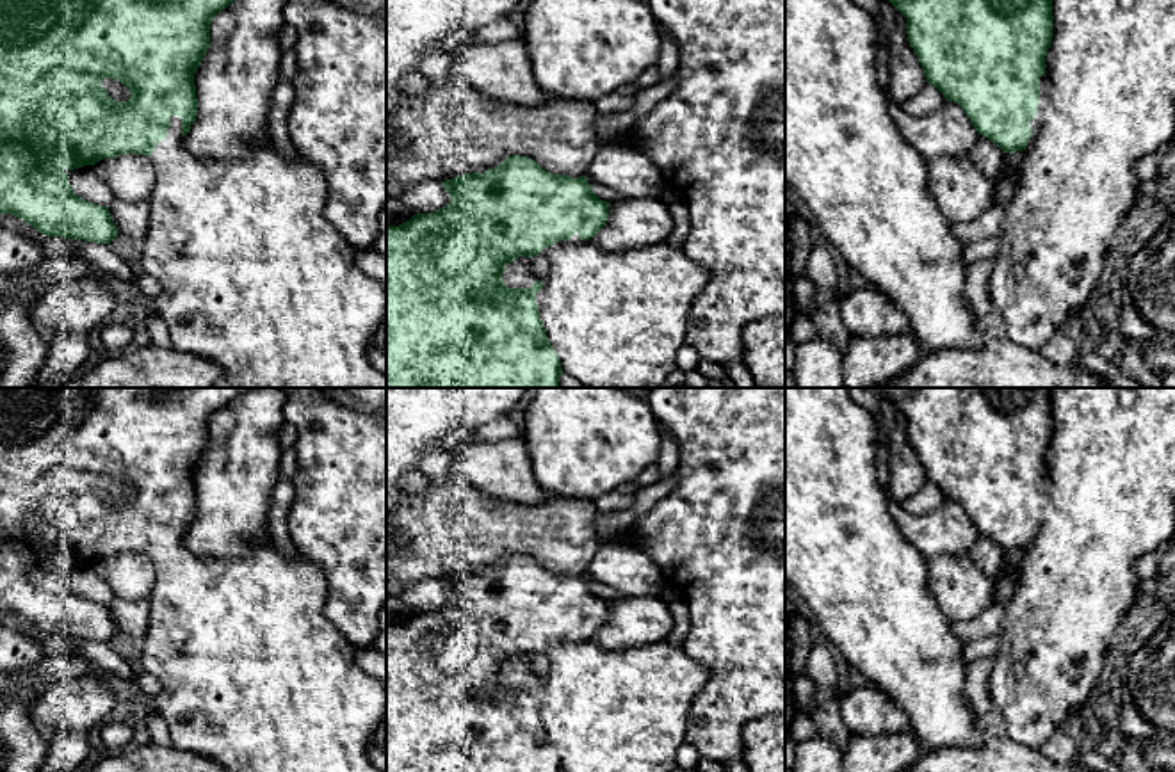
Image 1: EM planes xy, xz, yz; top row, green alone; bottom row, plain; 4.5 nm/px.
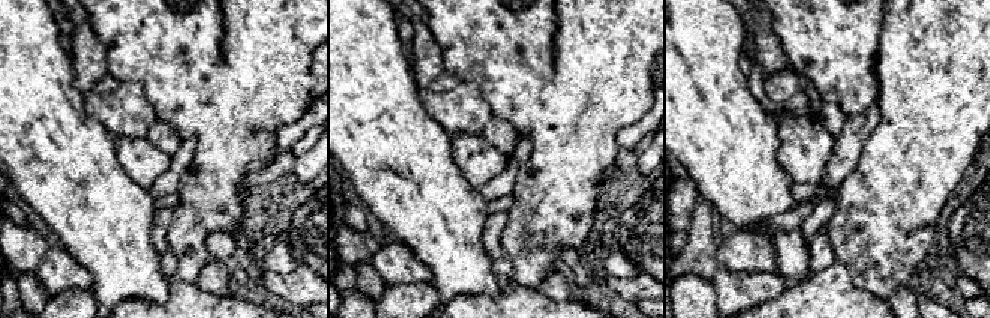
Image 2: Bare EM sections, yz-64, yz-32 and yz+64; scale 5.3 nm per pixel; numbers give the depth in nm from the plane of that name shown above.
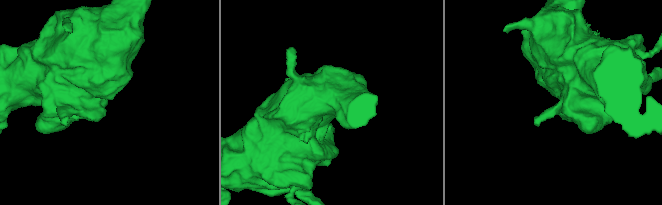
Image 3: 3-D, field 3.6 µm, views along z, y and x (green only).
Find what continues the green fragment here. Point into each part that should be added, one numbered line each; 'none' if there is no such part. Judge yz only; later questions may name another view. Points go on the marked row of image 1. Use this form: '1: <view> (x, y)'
none

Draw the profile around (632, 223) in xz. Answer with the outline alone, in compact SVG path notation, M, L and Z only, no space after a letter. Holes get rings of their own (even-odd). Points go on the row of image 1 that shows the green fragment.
M662 196L628 197L609 203L605 226L593 237L602 251L628 251L664 244L673 217Z

